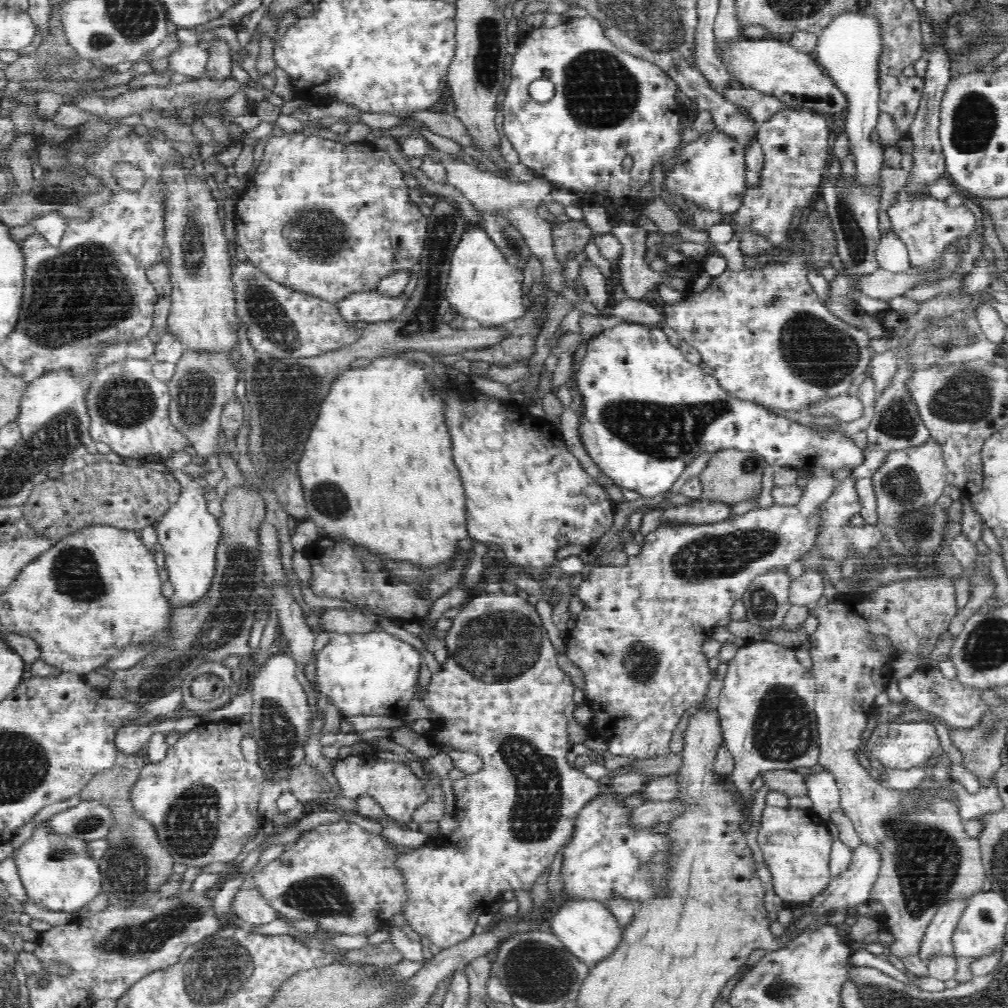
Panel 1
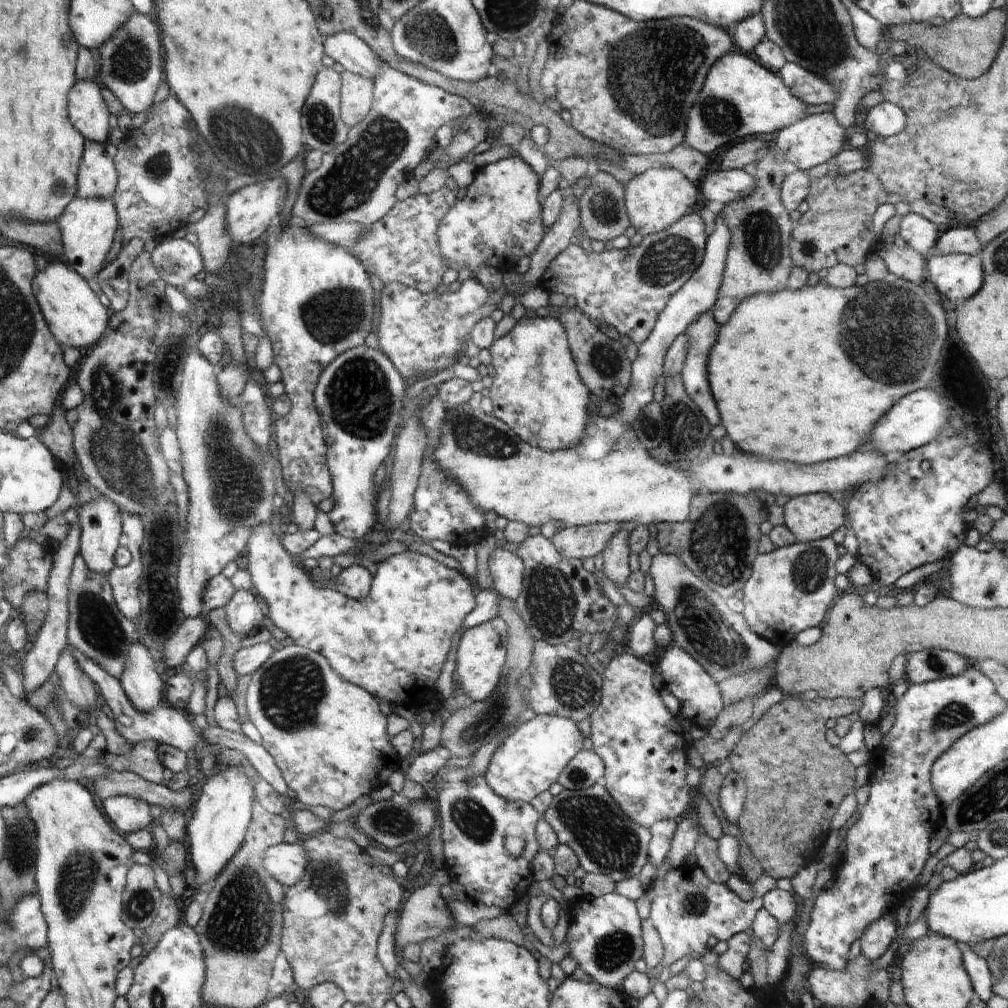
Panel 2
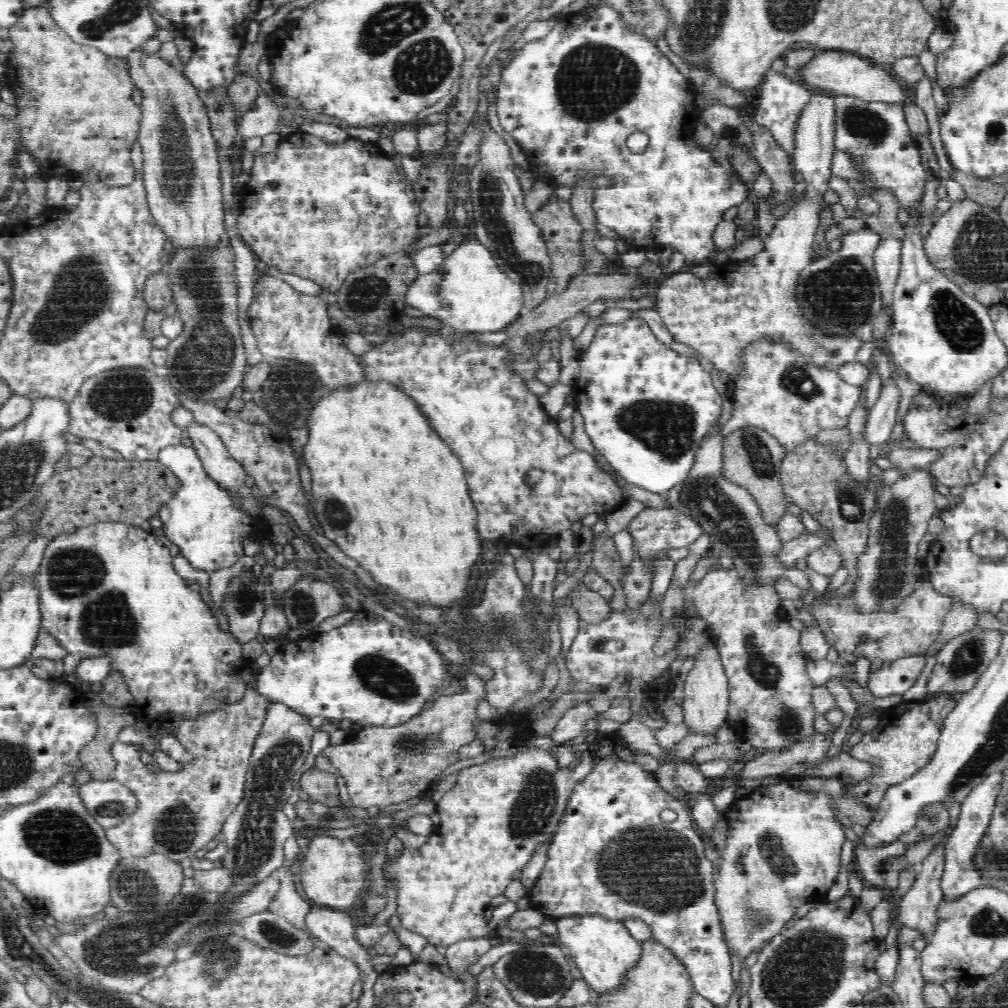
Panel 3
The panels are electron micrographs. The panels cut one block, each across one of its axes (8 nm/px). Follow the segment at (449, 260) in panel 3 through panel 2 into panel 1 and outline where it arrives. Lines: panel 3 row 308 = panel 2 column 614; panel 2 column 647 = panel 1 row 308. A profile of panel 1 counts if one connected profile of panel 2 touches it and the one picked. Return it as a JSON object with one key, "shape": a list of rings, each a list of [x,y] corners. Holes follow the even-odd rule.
{"shape":[[[473,224],[461,236],[451,256],[446,300],[458,315],[474,318],[482,327],[511,325],[527,311],[527,300],[522,296],[522,280],[522,271],[508,264],[487,232]],[[378,291],[355,292],[335,304],[341,312],[342,319],[349,323],[366,321],[378,323],[396,318],[406,304],[410,302],[410,295],[405,293],[396,296],[384,295]]]}

